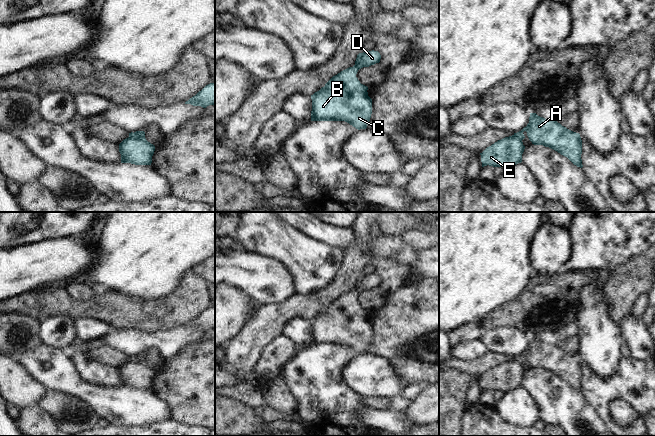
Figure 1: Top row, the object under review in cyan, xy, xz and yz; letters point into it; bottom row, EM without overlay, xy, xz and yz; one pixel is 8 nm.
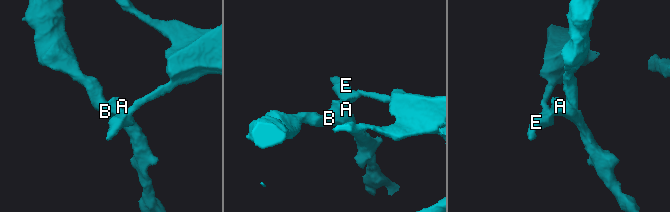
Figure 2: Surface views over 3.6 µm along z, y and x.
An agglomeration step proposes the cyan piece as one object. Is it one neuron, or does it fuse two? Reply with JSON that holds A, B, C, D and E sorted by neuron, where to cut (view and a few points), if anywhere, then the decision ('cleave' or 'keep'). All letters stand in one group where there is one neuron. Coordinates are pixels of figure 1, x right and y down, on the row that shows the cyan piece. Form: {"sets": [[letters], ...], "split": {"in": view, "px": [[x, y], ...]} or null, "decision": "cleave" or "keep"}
{"sets": [["A", "B", "C"], ["D", "E"]], "split": {"in": "yz", "px": [[515, 133], [521, 140]]}, "decision": "cleave"}

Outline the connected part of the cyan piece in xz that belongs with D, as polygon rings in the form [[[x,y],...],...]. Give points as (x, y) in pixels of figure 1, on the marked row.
[[[367,51],[363,53],[359,53],[357,55],[355,65],[359,69],[363,67],[369,67],[371,65],[374,65],[376,63],[379,63],[381,59],[381,55],[378,51]]]

